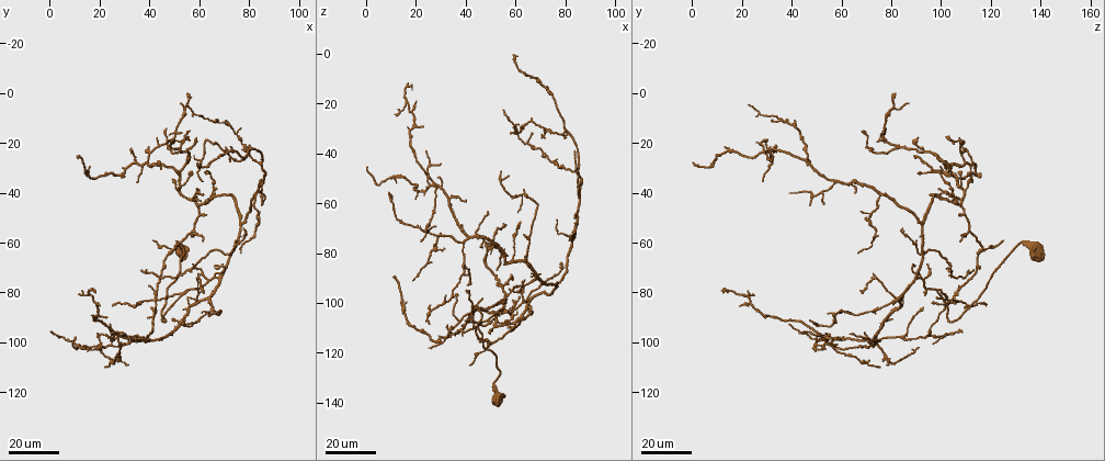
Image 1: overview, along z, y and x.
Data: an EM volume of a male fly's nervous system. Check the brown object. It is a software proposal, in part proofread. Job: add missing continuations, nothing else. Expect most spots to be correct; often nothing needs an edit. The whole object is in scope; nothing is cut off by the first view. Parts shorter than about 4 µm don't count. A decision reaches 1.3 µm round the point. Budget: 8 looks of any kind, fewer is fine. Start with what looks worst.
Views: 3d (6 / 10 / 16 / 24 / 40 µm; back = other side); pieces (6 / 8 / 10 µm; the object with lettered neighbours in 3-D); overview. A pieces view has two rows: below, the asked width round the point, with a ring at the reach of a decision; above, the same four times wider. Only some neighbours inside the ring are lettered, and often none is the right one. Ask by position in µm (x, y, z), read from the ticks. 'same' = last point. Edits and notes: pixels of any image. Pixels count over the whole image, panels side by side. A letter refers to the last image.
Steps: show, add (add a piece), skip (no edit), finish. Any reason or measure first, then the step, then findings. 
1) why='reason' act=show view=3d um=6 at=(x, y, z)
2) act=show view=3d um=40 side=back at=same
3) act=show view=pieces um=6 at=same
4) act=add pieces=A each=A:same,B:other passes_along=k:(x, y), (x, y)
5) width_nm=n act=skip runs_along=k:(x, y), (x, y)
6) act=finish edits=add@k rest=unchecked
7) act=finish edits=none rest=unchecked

why='long arm stops here' act=show view=3d um=16 at=(52, 5, 86)

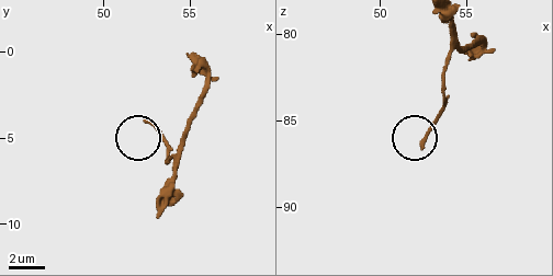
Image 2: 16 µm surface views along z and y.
act=show view=pieces um=6 at=(52.4, 3.9, 86.5)

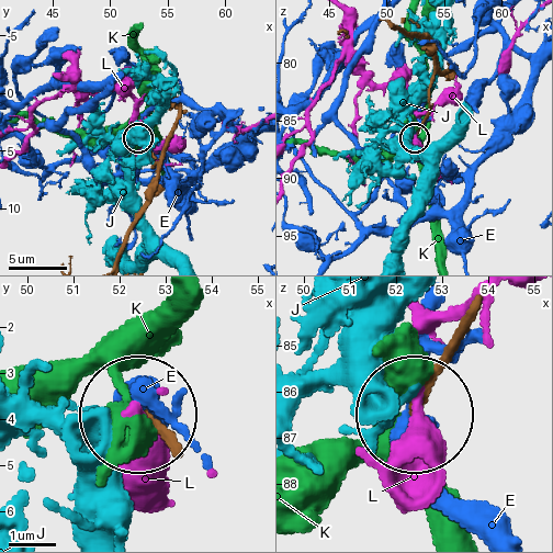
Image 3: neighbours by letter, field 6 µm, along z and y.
width_nm=220 act=skip each=E:other,J:other,K:other,L:other runs_along=3:(459, 327), (416, 406) found='none of them fits'

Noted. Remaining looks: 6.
why='free end' act=show view=3d um=16 at=(22, 110, 76)

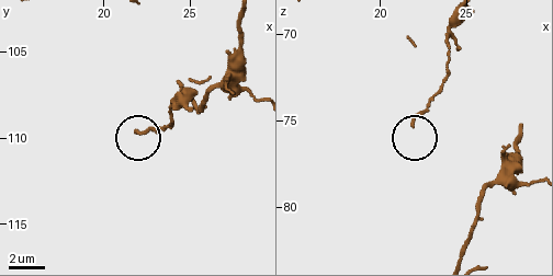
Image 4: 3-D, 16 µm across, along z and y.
why='see the neighbours' act=show view=pieces um=8 at=(21.8, 109.7, 75.1)

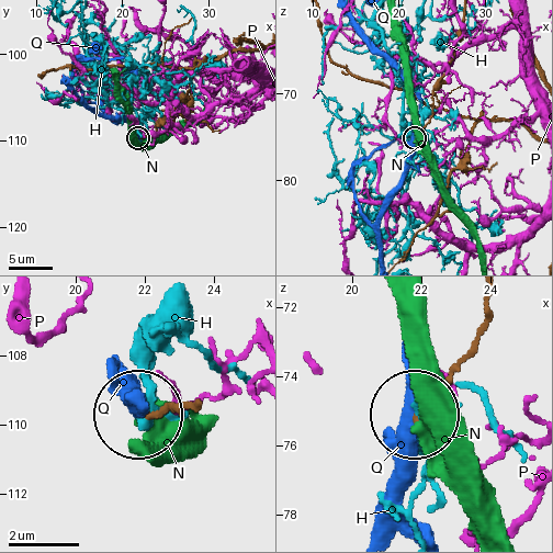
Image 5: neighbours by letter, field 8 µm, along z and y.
width_nm=170 act=skip each=H:other,N:other,P:other,Q:other found='none of them fits'

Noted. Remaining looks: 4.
why='an open end' act=show view=3d um=24 at=(61, 36, 29)

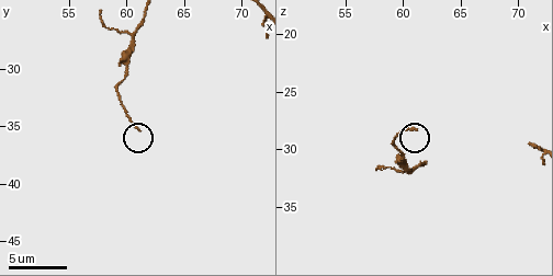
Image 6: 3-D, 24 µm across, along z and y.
act=show view=pieces um=6 at=(61.0, 35.2, 28.2)

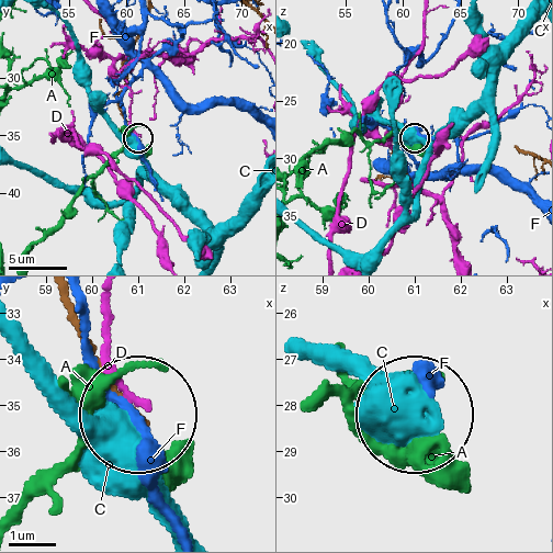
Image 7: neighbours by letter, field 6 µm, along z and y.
width_nm=160 act=skip each=A:other,C:other,D:other,F:other runs_along=7:(69, 302), (97, 373), (136, 416) found='none of them fits'

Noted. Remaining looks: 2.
why='an open end' act=show view=3d um=24 at=(23, 89, 29)

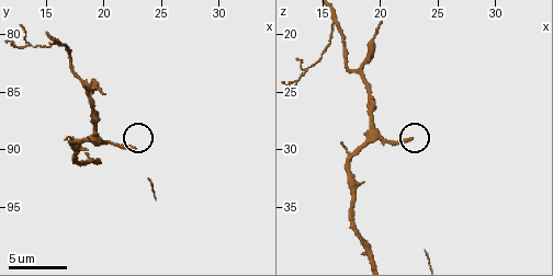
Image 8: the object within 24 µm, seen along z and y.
act=show view=pieces um=8 at=(22.6, 89.8, 29.2)

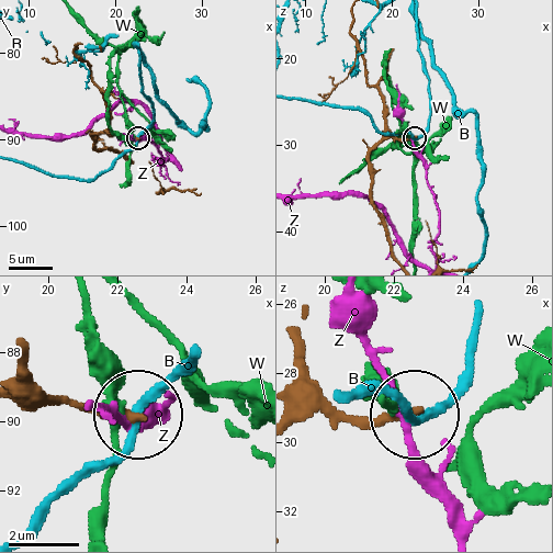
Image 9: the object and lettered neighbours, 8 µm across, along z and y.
width_nm=220 act=skip each=B:other,W:other,Z:other found='none of them fits'

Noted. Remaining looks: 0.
act=finish edits=none rest=unchecked

